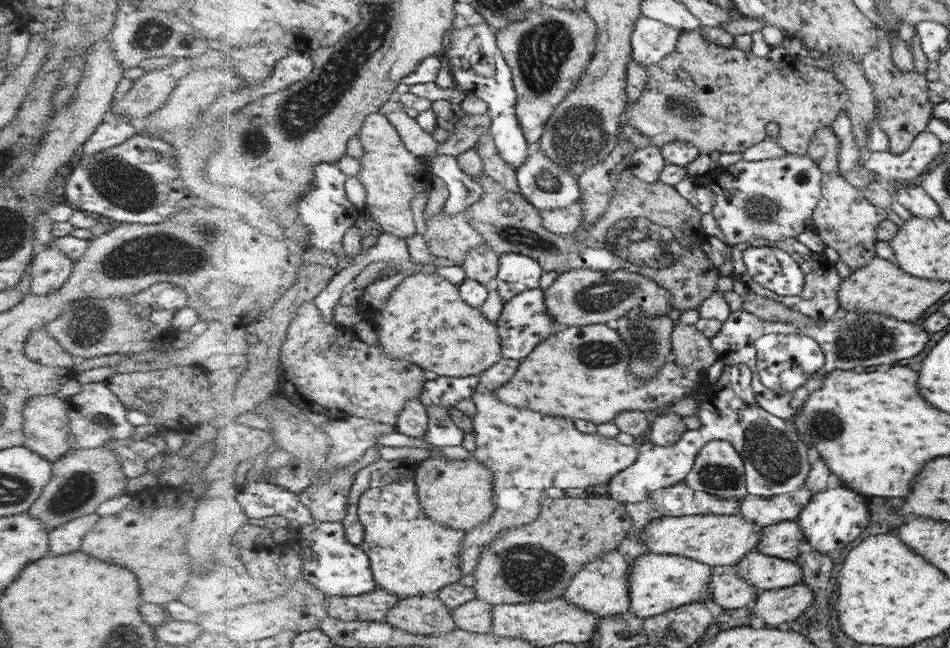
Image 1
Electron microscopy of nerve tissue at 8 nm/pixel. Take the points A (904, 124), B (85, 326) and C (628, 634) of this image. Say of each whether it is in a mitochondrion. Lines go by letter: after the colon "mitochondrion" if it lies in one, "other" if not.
A: other
B: mitochondrion
C: mitochondrion

